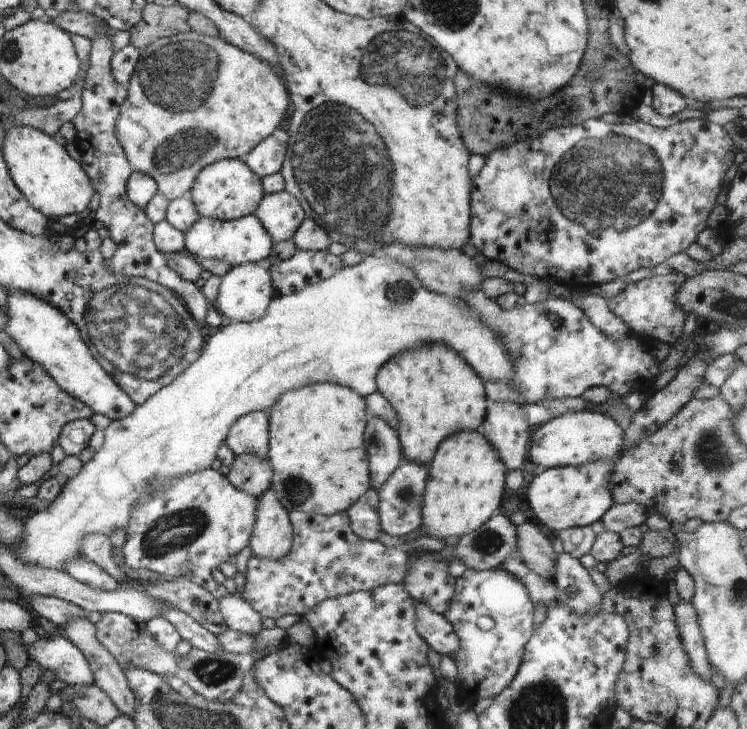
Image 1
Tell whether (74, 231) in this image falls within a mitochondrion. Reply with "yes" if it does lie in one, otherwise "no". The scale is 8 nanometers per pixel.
no

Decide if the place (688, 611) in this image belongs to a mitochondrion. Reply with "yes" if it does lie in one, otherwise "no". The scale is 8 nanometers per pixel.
no

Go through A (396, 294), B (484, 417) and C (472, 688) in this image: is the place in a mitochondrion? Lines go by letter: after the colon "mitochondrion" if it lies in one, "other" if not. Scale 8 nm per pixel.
A: mitochondrion
B: other
C: other

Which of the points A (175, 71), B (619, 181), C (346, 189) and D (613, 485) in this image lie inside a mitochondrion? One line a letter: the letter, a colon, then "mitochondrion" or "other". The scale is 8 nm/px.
A: mitochondrion
B: mitochondrion
C: mitochondrion
D: other

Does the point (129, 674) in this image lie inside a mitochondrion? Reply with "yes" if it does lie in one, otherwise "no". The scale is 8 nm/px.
no

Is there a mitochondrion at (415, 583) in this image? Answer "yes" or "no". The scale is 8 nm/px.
no

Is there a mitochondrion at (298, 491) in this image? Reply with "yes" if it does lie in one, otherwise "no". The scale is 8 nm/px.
yes

